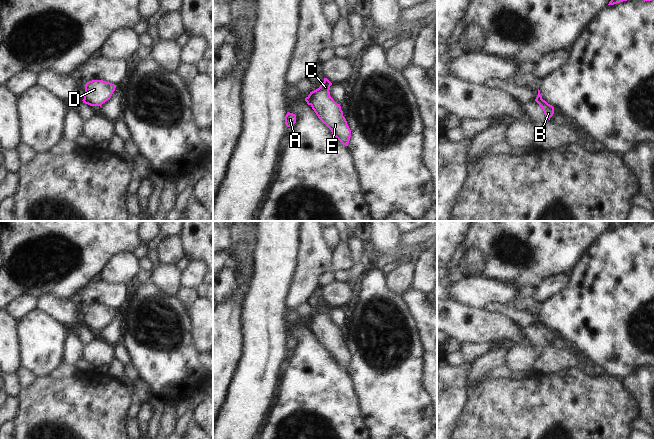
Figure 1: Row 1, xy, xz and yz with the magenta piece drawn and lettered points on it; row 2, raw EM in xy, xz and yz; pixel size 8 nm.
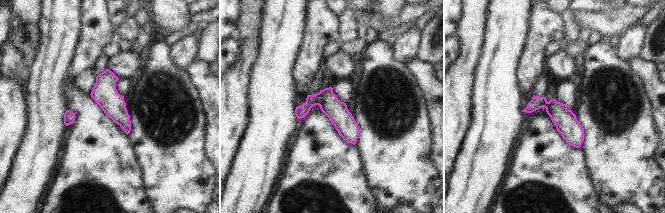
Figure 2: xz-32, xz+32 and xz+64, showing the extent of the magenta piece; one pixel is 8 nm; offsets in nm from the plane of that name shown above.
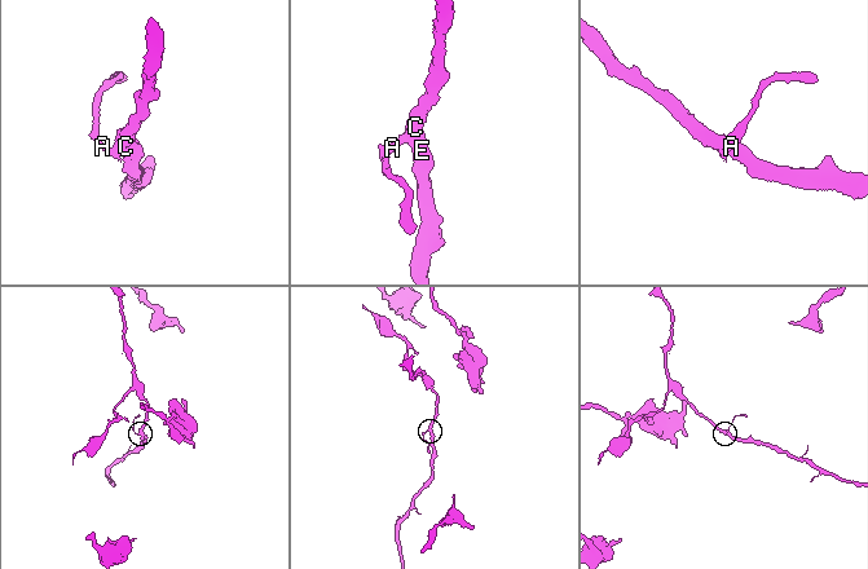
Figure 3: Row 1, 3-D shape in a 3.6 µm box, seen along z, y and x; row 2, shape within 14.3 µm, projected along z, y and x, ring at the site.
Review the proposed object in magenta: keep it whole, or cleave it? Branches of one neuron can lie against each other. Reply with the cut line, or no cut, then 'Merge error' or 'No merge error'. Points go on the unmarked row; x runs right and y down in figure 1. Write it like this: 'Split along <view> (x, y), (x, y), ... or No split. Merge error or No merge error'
Split along xz (308, 320), (311, 328). Merge error.

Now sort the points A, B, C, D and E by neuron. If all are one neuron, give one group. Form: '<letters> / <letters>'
A B / C D E

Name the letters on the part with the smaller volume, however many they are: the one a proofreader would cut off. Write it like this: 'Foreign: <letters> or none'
Foreign: A, B

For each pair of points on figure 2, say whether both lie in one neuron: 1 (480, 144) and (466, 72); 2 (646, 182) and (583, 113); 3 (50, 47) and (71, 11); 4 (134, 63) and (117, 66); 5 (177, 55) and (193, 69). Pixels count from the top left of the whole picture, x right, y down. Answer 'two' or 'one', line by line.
1: two
2: one
3: one
4: one
5: two

